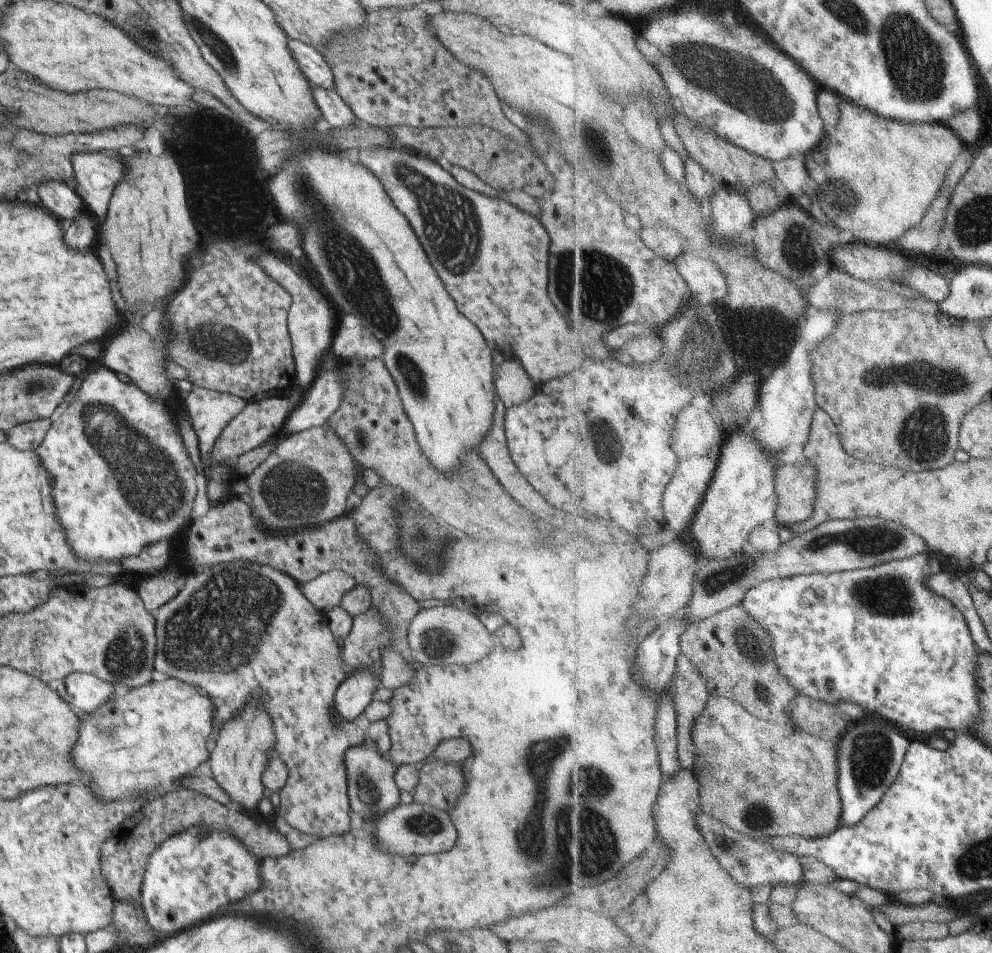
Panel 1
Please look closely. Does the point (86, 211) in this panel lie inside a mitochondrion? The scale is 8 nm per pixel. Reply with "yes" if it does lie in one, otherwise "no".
no

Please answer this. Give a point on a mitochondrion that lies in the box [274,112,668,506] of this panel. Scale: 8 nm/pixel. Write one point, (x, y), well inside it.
(460, 239)

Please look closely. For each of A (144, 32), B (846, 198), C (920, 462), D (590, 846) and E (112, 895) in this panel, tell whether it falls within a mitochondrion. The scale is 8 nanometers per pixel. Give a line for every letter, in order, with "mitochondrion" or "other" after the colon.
A: mitochondrion
B: mitochondrion
C: mitochondrion
D: mitochondrion
E: other

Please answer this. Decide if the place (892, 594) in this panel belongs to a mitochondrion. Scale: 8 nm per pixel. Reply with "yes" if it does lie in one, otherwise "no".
yes

